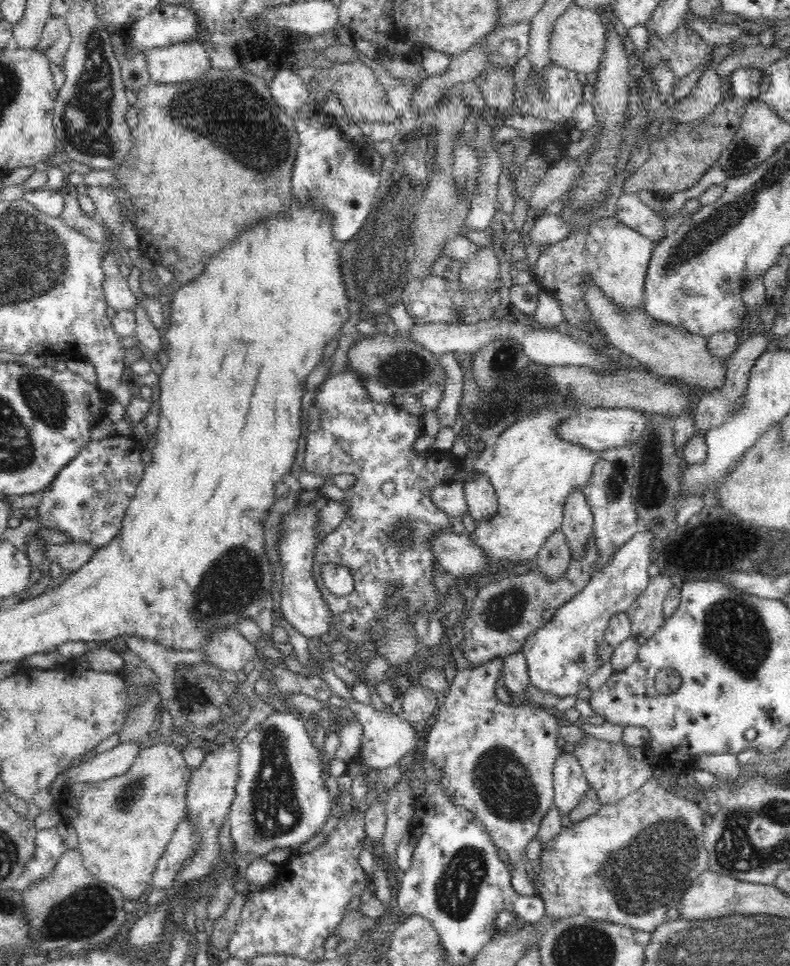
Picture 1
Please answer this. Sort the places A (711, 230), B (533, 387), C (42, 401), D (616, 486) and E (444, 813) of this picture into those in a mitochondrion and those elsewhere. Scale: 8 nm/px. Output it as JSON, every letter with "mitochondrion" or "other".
{"A":"mitochondrion","B":"mitochondrion","C":"mitochondrion","D":"mitochondrion","E":"other"}

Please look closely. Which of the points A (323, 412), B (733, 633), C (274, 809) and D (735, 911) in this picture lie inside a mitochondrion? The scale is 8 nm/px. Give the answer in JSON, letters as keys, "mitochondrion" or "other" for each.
{"A":"other","B":"mitochondrion","C":"mitochondrion","D":"mitochondrion"}

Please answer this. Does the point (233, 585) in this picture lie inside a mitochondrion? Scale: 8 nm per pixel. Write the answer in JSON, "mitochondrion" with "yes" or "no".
{"mitochondrion":"yes"}

